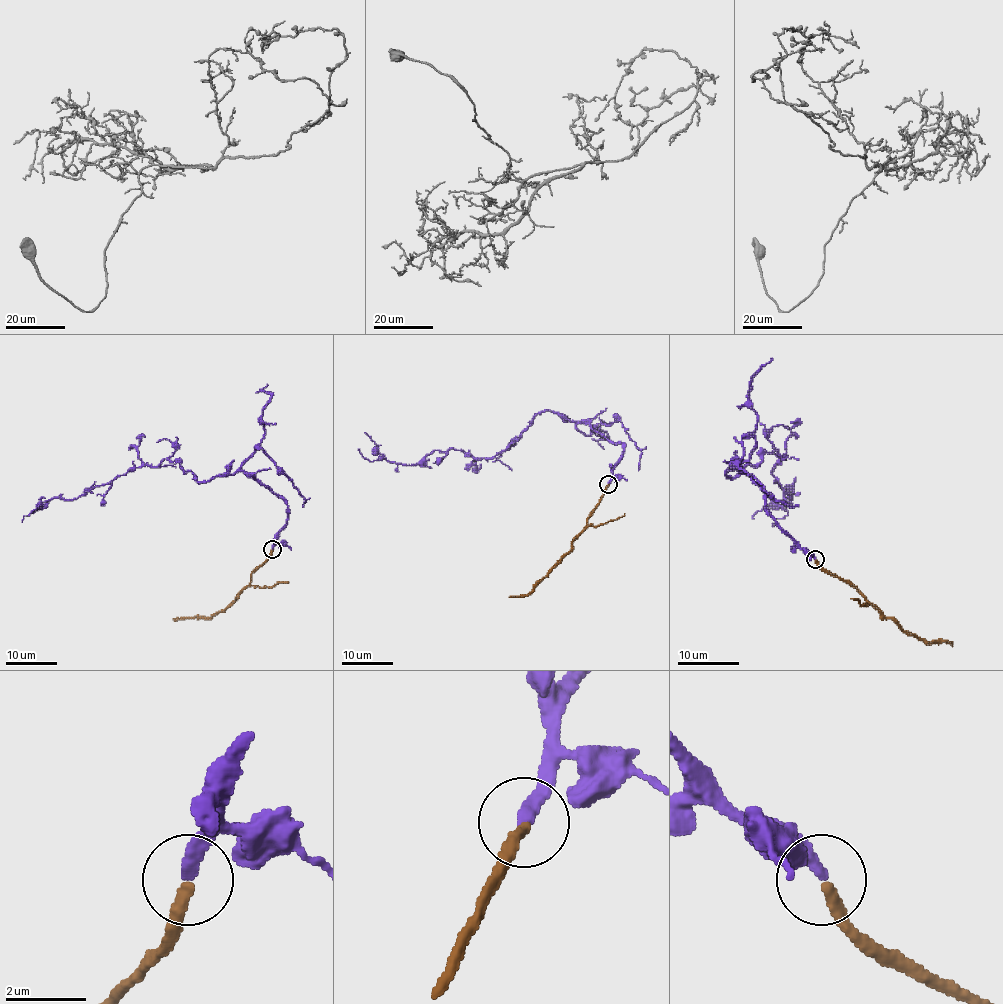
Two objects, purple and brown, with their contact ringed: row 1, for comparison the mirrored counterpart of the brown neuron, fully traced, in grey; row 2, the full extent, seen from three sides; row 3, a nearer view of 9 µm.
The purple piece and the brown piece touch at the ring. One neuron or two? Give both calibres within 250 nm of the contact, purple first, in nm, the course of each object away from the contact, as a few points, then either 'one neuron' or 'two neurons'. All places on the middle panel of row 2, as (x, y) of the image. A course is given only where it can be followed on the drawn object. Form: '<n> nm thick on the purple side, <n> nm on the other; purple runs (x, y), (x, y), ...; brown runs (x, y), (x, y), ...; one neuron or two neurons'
320 nm thick on the purple side, 280 nm on the other; purple runs (608, 484), (623, 444), (549, 411), (492, 457), (433, 450), (412, 465), (369, 461), (358, 449); brown runs (608, 484), (572, 548), (530, 592), (509, 597); one neuron

